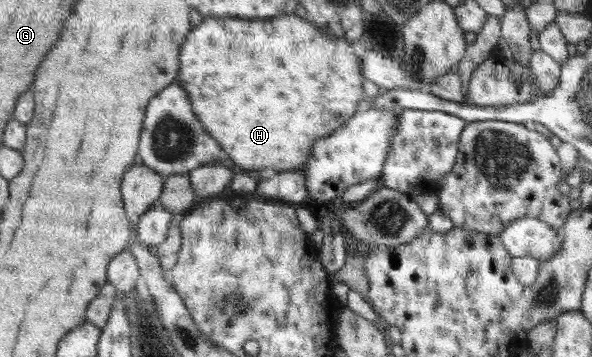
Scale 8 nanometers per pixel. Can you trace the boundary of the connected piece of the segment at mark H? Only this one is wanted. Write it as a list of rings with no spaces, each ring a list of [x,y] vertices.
[[[279,16],[278,20],[204,18],[182,46],[182,72],[176,81],[182,80],[206,131],[221,144],[236,170],[273,168],[281,172],[303,168],[312,155],[313,144],[344,127],[355,115],[358,102],[364,98],[363,58],[352,52],[351,42],[318,30],[298,16]]]

